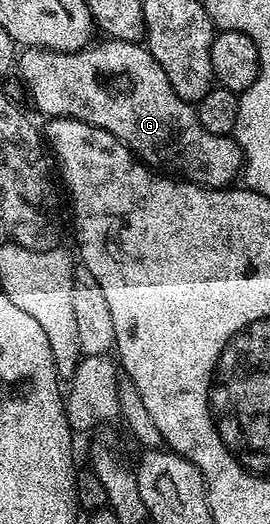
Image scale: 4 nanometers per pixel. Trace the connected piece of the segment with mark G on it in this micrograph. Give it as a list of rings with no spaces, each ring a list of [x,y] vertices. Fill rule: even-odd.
[[[104,38],[103,43],[100,41],[92,42],[91,46],[83,47],[80,51],[50,51],[44,47],[26,48],[18,56],[17,72],[23,78],[23,83],[27,86],[27,95],[35,102],[37,110],[43,114],[43,117],[58,117],[64,115],[70,119],[80,119],[86,123],[97,125],[101,129],[105,129],[109,133],[113,133],[113,137],[117,137],[129,150],[135,152],[136,156],[148,167],[159,173],[166,173],[171,177],[178,177],[184,181],[190,181],[205,187],[226,188],[234,179],[240,178],[243,169],[243,150],[239,148],[239,144],[235,142],[231,135],[218,135],[217,133],[209,133],[209,129],[205,129],[205,125],[201,125],[201,121],[197,117],[195,107],[187,103],[181,97],[177,97],[177,93],[173,93],[173,85],[169,85],[169,77],[165,77],[165,69],[161,69],[161,65],[157,65],[157,61],[152,57],[151,52],[147,50],[142,42],[130,43],[129,41],[121,41],[120,39]]]

